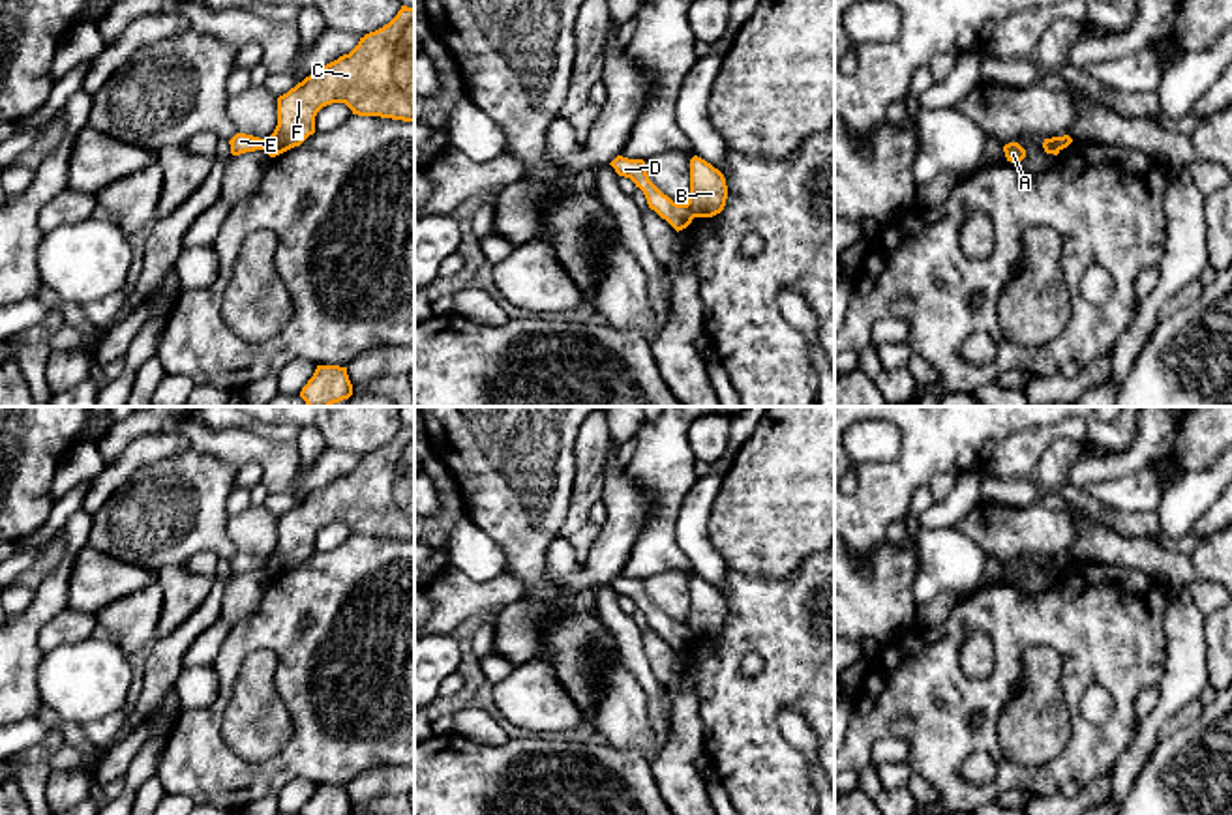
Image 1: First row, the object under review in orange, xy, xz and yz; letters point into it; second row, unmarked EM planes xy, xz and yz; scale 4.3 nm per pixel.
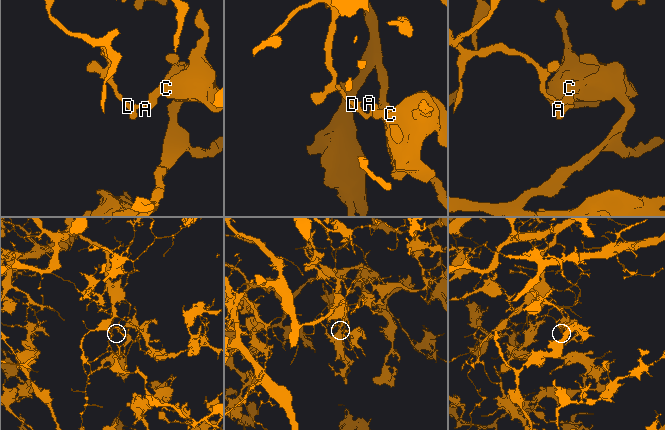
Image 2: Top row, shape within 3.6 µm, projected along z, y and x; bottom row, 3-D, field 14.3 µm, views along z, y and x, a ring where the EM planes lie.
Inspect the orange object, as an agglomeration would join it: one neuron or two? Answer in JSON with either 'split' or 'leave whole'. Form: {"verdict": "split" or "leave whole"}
{"verdict": "split"}

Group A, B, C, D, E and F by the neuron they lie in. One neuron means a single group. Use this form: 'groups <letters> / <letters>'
groups A B C F / D E

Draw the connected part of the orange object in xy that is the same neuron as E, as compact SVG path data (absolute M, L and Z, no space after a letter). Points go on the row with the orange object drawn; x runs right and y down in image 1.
M236 133L229 141L229 144L231 144L231 154L240 156L240 154L246 154L246 152L266 150L268 139L259 139L259 137L246 135L246 133Z

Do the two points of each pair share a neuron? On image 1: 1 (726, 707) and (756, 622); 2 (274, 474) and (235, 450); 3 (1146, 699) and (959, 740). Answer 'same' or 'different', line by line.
1: same
2: same
3: different

